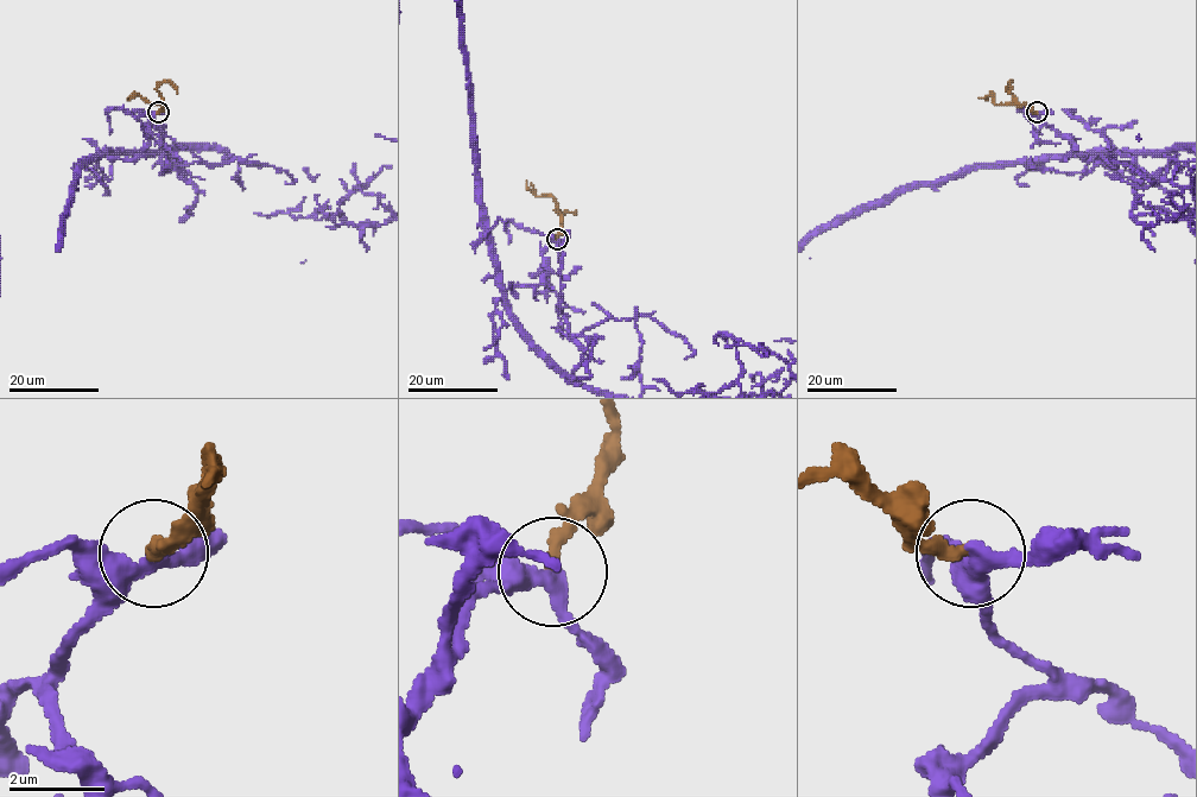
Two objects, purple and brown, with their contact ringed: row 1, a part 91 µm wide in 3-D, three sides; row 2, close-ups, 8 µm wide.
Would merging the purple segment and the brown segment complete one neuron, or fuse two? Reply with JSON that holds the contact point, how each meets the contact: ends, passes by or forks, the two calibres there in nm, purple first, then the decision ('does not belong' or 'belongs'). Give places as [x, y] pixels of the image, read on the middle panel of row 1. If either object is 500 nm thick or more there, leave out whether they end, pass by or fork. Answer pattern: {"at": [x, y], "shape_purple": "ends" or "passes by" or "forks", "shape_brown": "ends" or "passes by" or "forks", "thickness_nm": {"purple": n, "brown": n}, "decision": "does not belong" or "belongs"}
{"at": [557, 239], "shape_purple": "passes by", "shape_brown": "ends", "thickness_nm": {"purple": 320, "brown": 320}, "decision": "belongs"}

